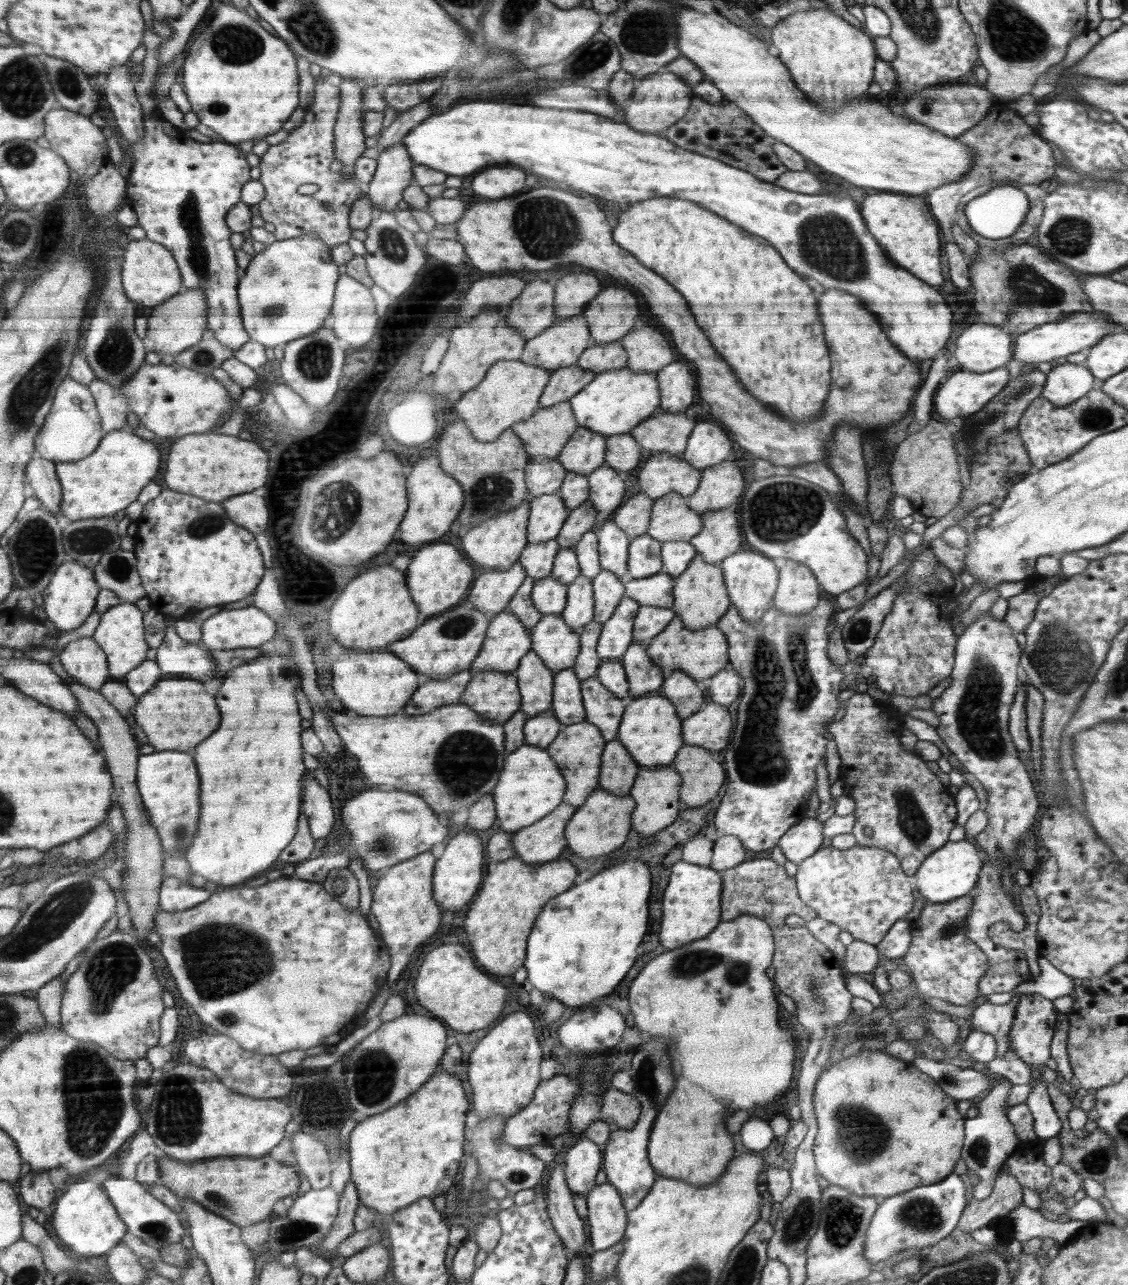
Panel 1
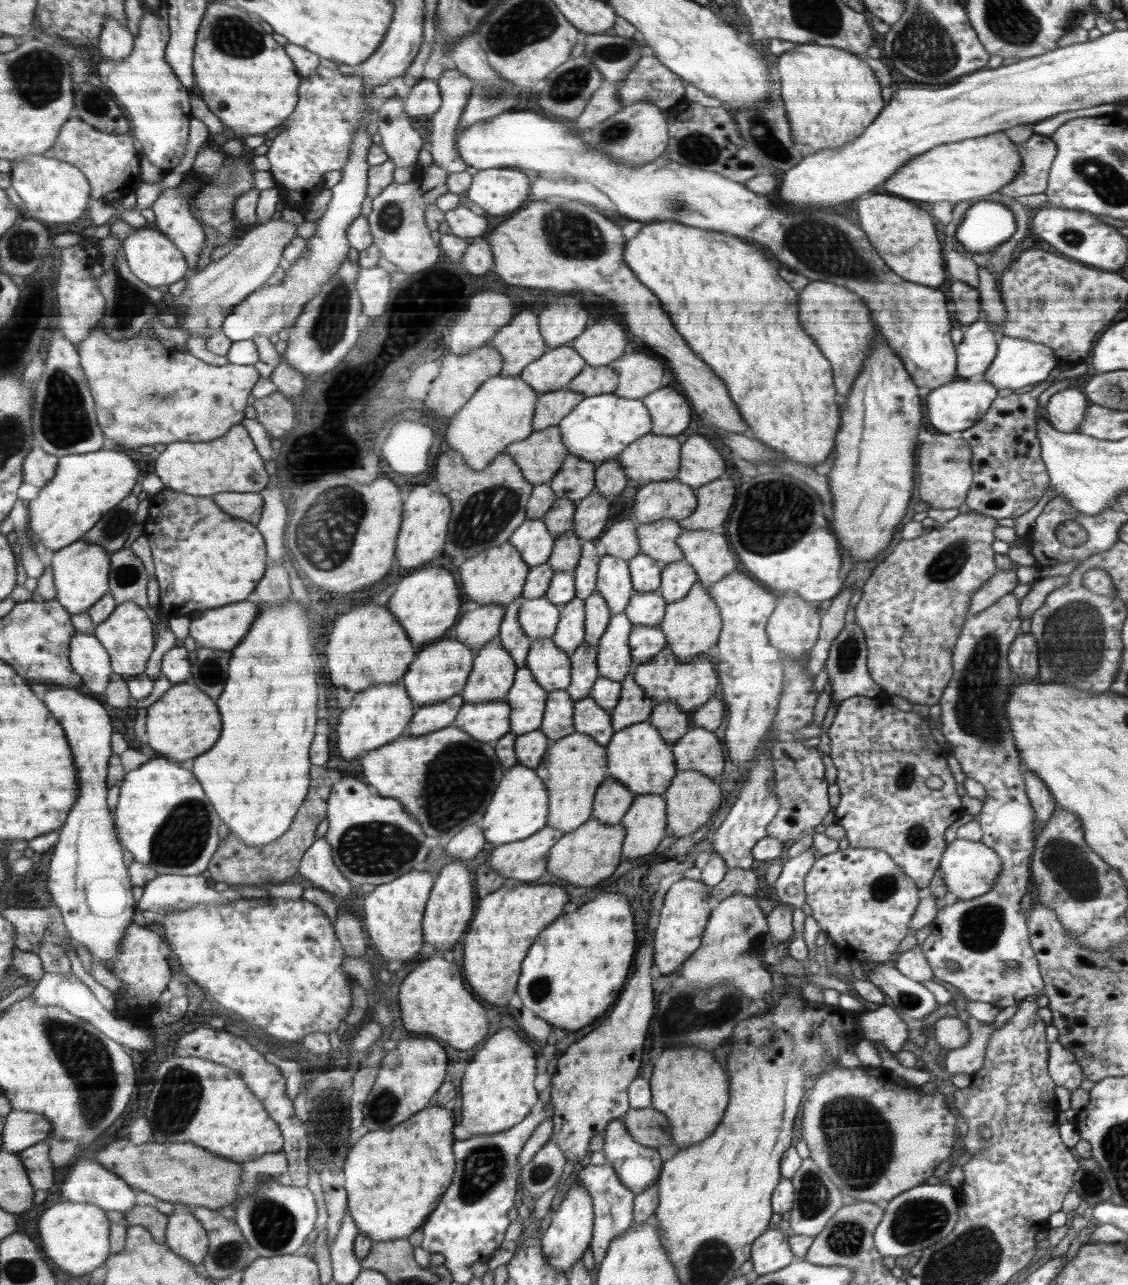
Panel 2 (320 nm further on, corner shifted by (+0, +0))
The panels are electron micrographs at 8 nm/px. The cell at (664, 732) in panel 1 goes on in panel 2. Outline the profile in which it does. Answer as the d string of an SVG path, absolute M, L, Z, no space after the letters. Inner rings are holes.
M649 720L615 732L614 738L607 747L609 773L626 788L630 788L635 796L639 794L663 795L678 773L674 749L662 740L658 730L651 725Z

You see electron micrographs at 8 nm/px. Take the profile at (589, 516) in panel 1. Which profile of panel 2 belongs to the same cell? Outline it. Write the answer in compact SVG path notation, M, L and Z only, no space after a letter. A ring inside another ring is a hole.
M574 529L561 534L555 540L554 551L547 563L554 573L575 570L582 558L582 546Z

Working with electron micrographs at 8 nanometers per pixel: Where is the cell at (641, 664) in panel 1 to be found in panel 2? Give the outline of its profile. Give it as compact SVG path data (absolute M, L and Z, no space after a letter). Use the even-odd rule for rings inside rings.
M633 672L625 677L621 685L623 688L622 698L619 699L615 710L610 713L612 728L615 729L615 732L649 720L656 705L647 697L644 689L636 684Z

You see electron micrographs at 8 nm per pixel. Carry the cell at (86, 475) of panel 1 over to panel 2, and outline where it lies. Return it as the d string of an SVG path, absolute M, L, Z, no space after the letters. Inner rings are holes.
M99 450L89 453L74 453L60 459L59 470L55 478L29 503L28 531L39 538L40 543L48 550L60 551L80 540L97 523L108 510L124 500L137 483L138 468L130 456L116 450Z

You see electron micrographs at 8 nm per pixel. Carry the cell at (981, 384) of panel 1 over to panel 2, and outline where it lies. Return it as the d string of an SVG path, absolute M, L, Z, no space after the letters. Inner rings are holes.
M970 379L953 380L930 391L926 398L928 420L930 424L943 434L960 435L960 433L977 424L990 409L992 401L998 397L998 389L989 382L975 382Z

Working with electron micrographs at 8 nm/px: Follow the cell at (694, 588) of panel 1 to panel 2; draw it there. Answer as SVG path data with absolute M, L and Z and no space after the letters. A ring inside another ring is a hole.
M699 581L692 585L688 594L666 605L665 615L659 626L665 634L667 646L675 653L679 661L690 662L702 652L713 650L722 634L723 619L714 597Z

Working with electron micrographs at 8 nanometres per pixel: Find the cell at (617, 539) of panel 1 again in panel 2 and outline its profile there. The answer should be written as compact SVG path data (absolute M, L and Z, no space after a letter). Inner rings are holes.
M604 555L601 557L597 570L597 583L595 592L599 592L601 597L607 602L611 616L625 612L628 603L634 595L634 586L631 584L631 571L628 560L614 558Z

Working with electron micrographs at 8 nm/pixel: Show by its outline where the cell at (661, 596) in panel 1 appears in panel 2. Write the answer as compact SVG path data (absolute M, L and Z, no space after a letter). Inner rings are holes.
M655 591L635 592L624 613L634 626L660 626L666 605L664 598Z

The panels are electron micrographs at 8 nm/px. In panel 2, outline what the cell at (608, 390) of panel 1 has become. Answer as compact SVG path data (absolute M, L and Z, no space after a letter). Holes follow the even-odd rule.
M614 392L585 397L560 424L567 451L598 465L617 458L626 448L651 433L651 414L642 399L618 397Z

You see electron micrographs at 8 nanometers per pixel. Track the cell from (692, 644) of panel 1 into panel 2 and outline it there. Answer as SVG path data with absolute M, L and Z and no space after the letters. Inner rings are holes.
M669 646L664 647L650 661L637 666L635 675L636 684L644 689L644 693L654 703L660 704L665 700L676 702L682 712L692 714L698 708L702 707L712 697L718 688L718 679L714 666L707 653L702 652L690 662L679 661L675 653L671 651Z

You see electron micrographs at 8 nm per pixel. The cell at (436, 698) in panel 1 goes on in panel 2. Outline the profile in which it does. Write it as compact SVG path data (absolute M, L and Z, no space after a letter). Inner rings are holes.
M456 694L452 699L418 707L410 722L411 727L408 728L408 736L424 736L452 725L459 708L464 703L463 696Z

